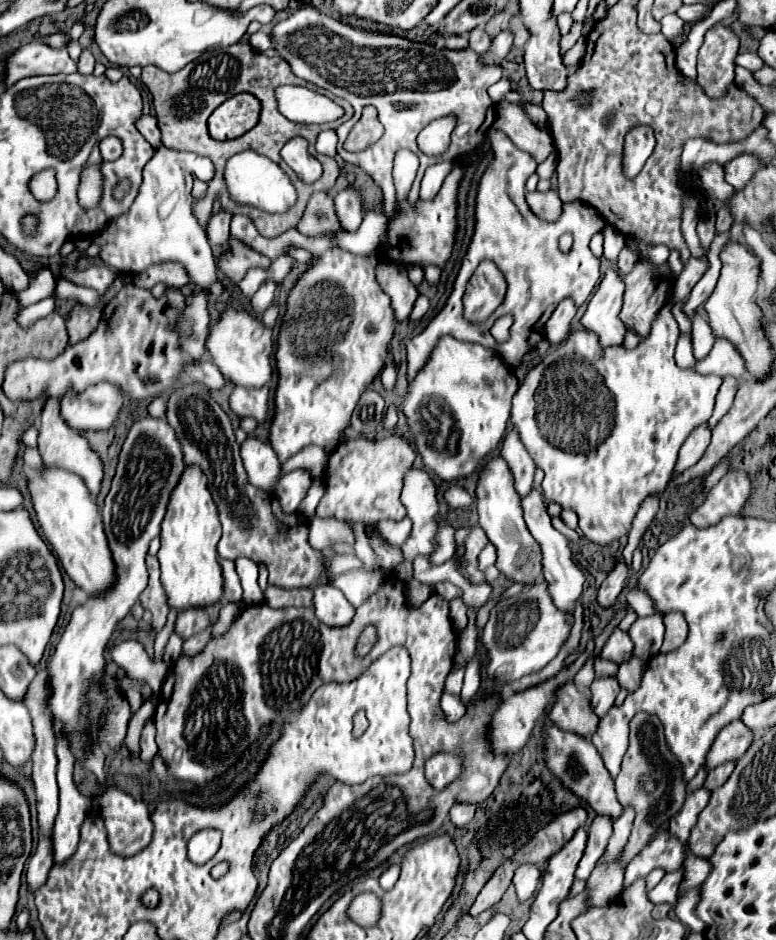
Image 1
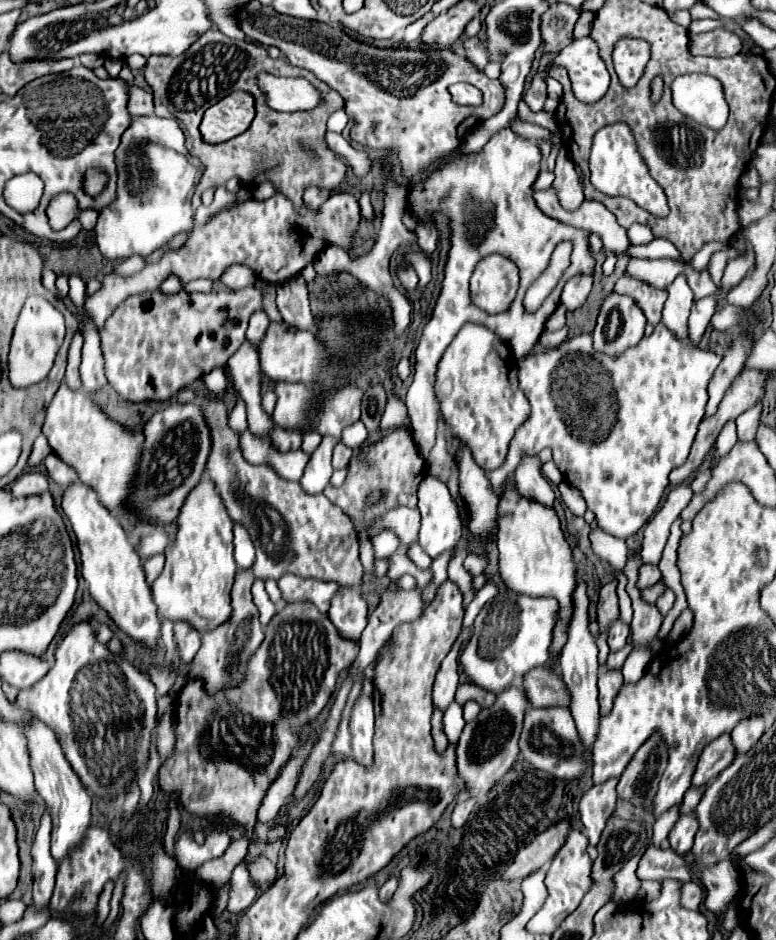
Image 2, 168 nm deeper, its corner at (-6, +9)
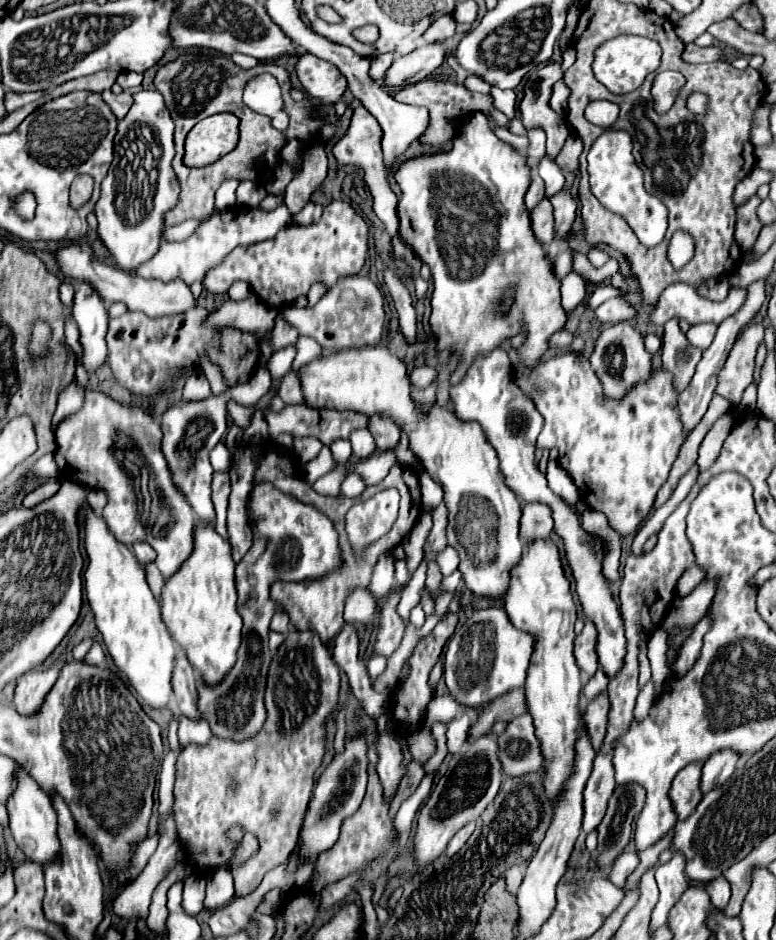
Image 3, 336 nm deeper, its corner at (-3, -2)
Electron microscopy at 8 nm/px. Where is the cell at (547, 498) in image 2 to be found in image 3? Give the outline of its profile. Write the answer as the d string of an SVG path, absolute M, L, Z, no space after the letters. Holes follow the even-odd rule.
M525 503L521 515L521 543L529 545L535 539L549 539L553 531L551 509L543 503Z

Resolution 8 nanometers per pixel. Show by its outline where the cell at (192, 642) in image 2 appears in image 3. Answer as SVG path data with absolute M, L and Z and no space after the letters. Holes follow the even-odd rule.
M185 651L177 653L171 685L173 685L173 693L175 693L175 699L177 699L179 711L183 715L187 715L189 719L199 719L199 713L197 713L195 671L189 665L189 661L185 661Z

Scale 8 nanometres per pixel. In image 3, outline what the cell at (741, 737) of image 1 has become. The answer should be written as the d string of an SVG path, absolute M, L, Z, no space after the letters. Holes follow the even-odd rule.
M695 761L681 769L669 791L679 821L687 819L701 801L701 765L703 761Z

